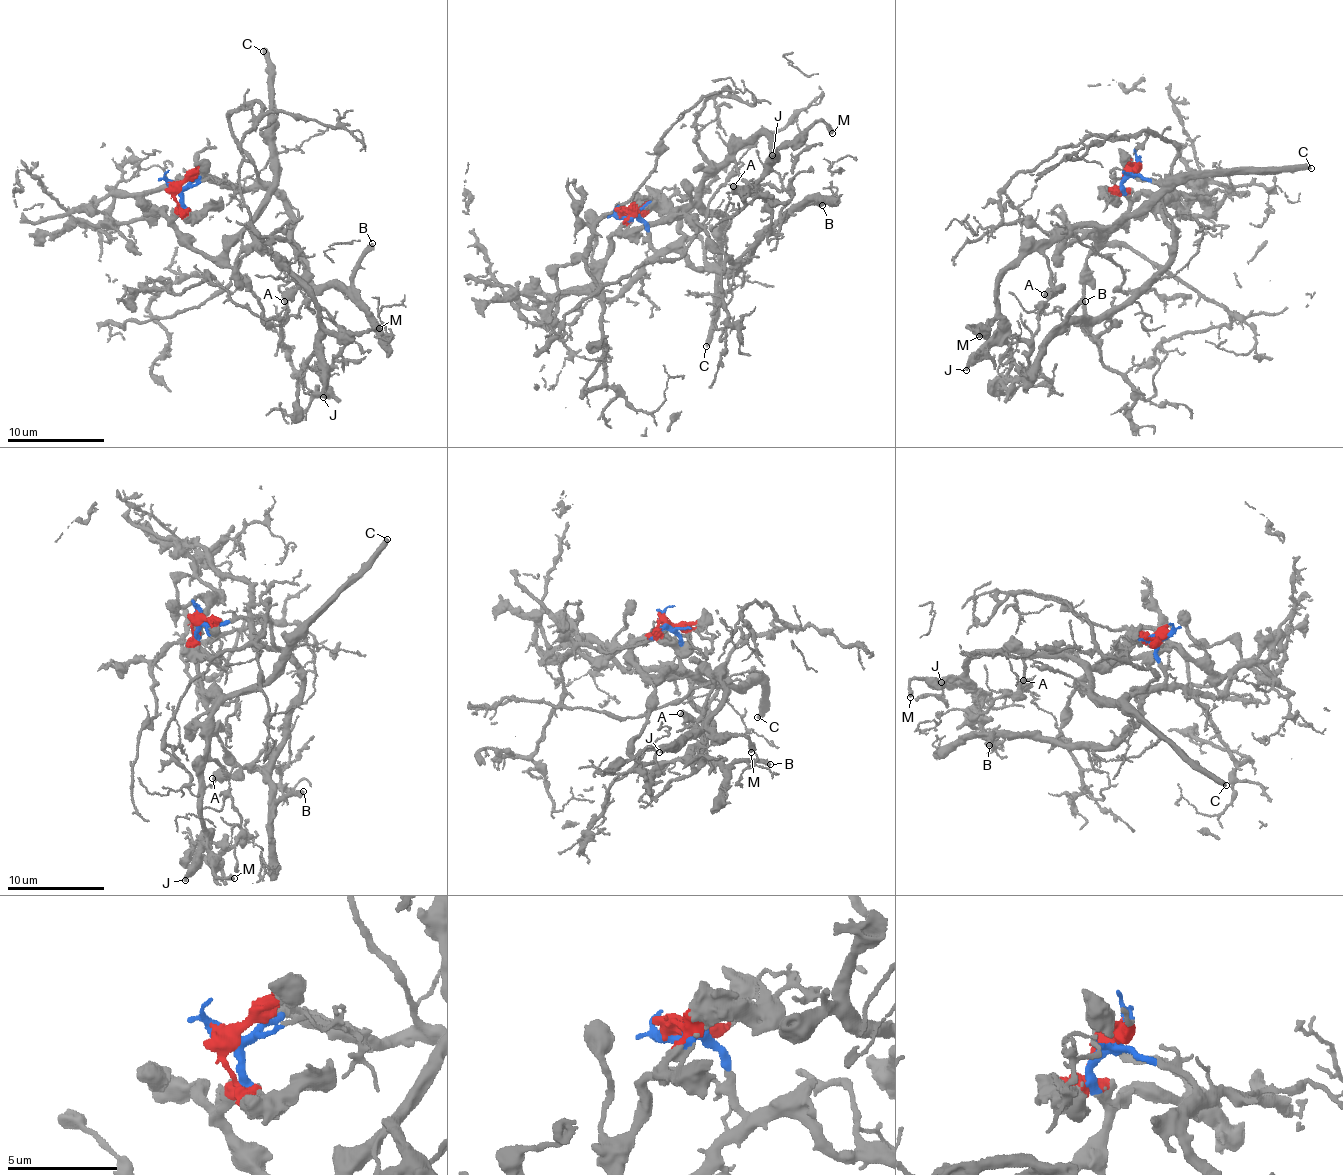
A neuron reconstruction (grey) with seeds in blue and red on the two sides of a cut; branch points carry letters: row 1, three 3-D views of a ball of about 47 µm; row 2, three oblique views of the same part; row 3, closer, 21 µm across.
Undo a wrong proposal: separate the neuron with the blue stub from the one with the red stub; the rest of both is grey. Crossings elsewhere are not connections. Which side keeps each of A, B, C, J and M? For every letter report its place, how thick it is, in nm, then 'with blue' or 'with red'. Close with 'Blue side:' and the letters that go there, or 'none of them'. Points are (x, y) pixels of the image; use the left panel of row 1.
A: at (284, 301); 550 nm thick; with red
B: at (372, 243); 400 nm thick; with blue
C: at (263, 51); 400 nm thick; with red
J: at (323, 397); 280 nm thick; with red
M: at (379, 328); 400 nm thick; with red
Blue side: B

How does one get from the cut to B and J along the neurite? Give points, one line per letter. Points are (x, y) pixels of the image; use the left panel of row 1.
B: (173, 187), (199, 174), (268, 188), (280, 199), (317, 286), (348, 286), (373, 243)
J: (173, 187), (177, 202), (175, 225), (194, 249), (215, 257), (247, 226), (285, 263), (313, 300), (323, 398)

